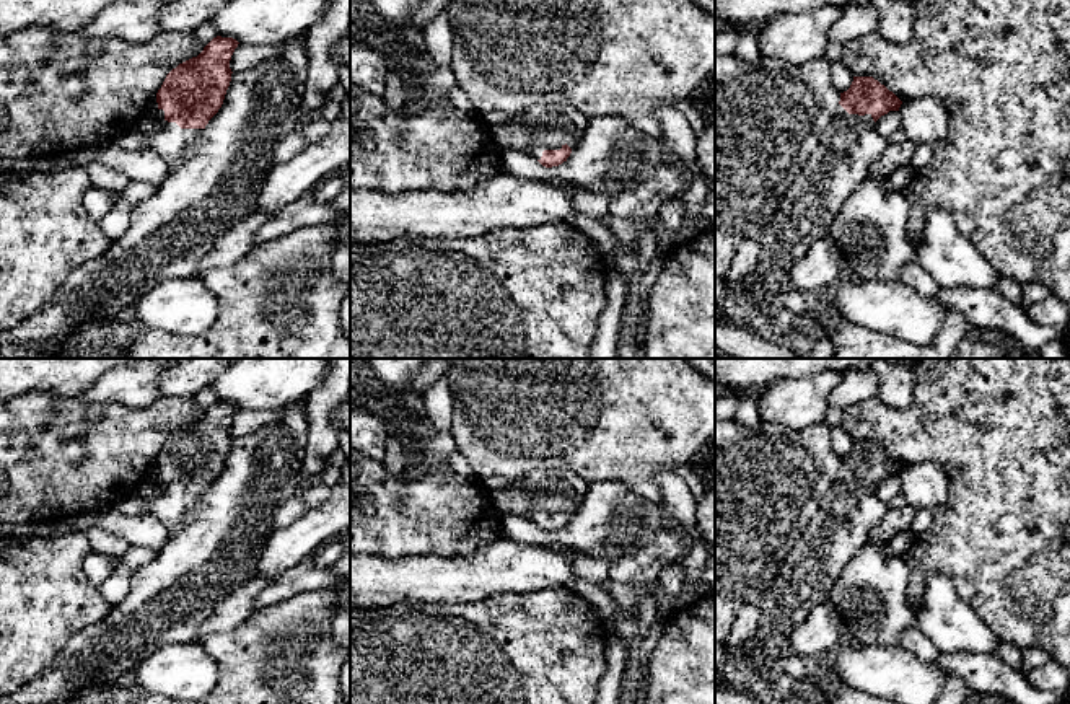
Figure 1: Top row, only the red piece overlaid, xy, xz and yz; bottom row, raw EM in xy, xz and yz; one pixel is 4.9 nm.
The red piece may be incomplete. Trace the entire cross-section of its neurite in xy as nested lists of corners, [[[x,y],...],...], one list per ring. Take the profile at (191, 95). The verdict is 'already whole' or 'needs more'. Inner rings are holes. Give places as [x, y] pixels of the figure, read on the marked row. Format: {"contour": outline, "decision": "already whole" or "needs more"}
{"contour": [[[217,36],[197,57],[179,64],[166,75],[156,93],[158,129],[153,132],[142,132],[142,150],[151,150],[160,155],[168,163],[169,169],[181,161],[187,148],[197,140],[208,121],[223,104],[233,73],[230,60],[238,44],[239,42],[233,37]]], "decision": "needs more"}

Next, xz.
{"contour": [[[536,104],[490,132],[502,150],[520,150],[552,168],[567,161],[590,121],[568,104]]], "decision": "needs more"}

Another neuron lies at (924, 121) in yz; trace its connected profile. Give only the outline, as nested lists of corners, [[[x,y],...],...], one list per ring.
[[[922,96],[902,101],[899,114],[901,129],[914,145],[935,145],[948,130],[949,116],[935,98]]]

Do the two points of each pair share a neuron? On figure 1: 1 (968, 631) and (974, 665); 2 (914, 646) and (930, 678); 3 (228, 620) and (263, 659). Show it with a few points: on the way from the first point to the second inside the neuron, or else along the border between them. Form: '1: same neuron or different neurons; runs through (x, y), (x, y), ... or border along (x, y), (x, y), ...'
1: different neurons; border along (942, 651), (986, 651), (994, 654)
2: different neurons; border along (901, 646), (934, 664)
3: different neurons; border along (254, 608), (233, 628), (214, 631), (199, 641)

